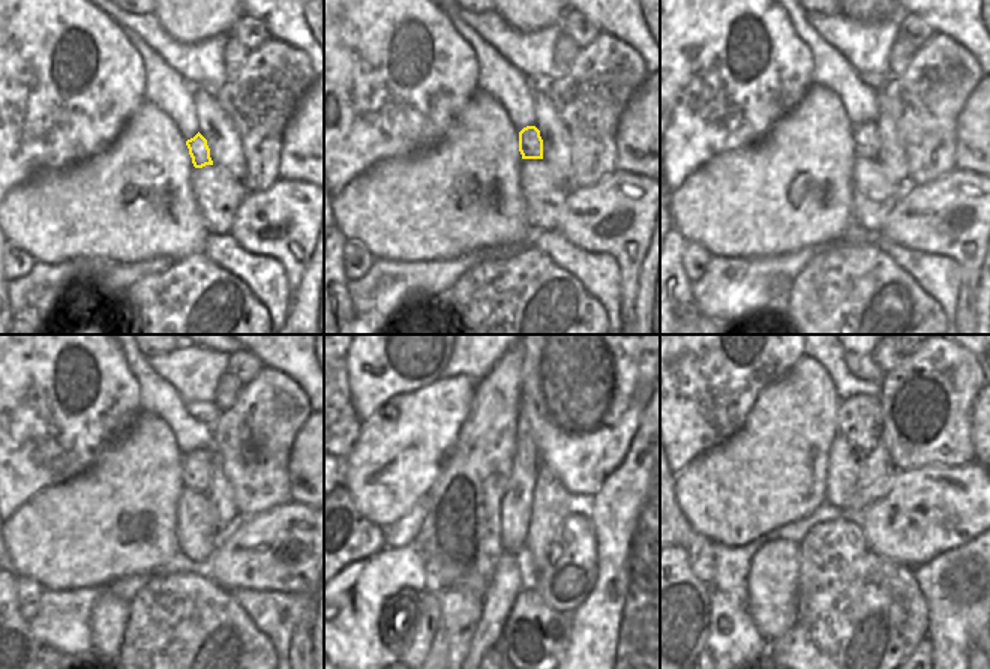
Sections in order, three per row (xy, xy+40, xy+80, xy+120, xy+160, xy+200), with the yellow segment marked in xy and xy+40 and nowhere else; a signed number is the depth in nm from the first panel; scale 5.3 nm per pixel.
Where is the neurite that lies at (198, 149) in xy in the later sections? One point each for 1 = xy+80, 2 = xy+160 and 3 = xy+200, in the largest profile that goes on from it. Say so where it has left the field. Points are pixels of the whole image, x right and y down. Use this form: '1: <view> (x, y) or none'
1: xy+80 (866, 138)
2: xy+160 (533, 423)
3: xy+200 (858, 417)

